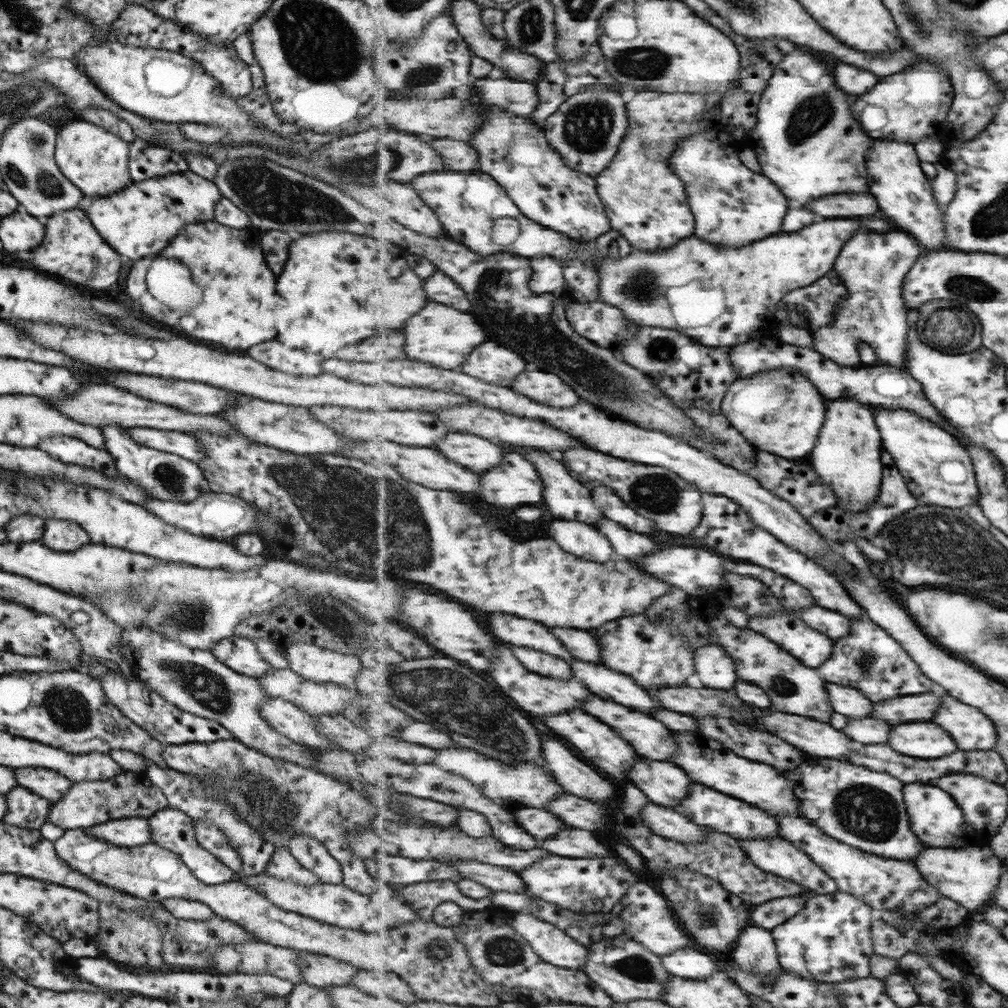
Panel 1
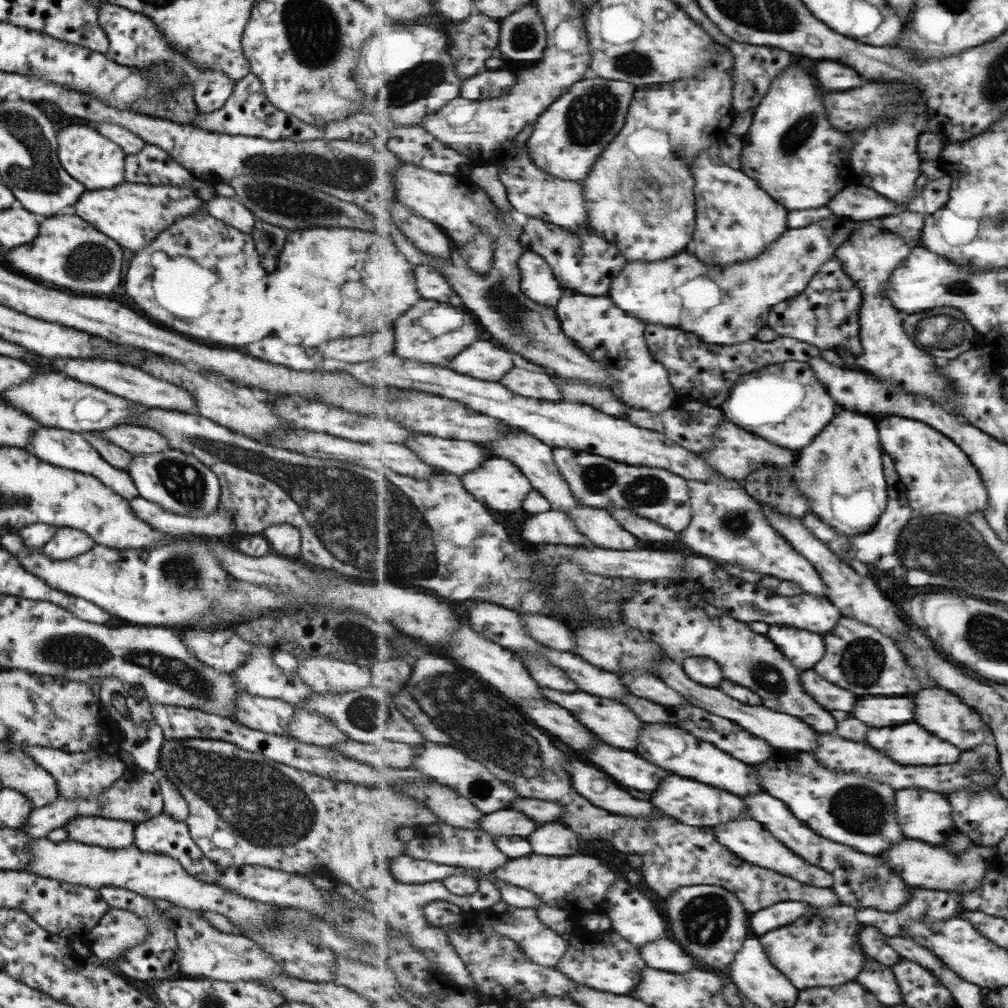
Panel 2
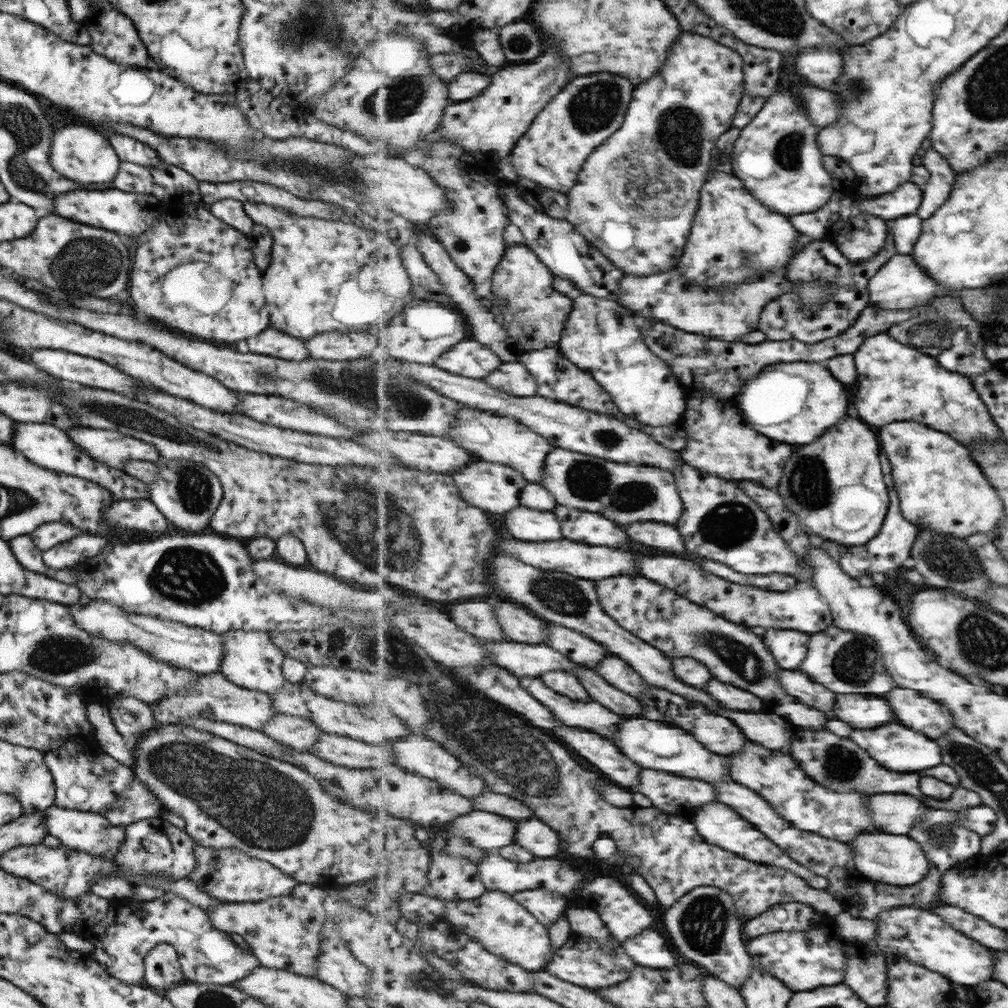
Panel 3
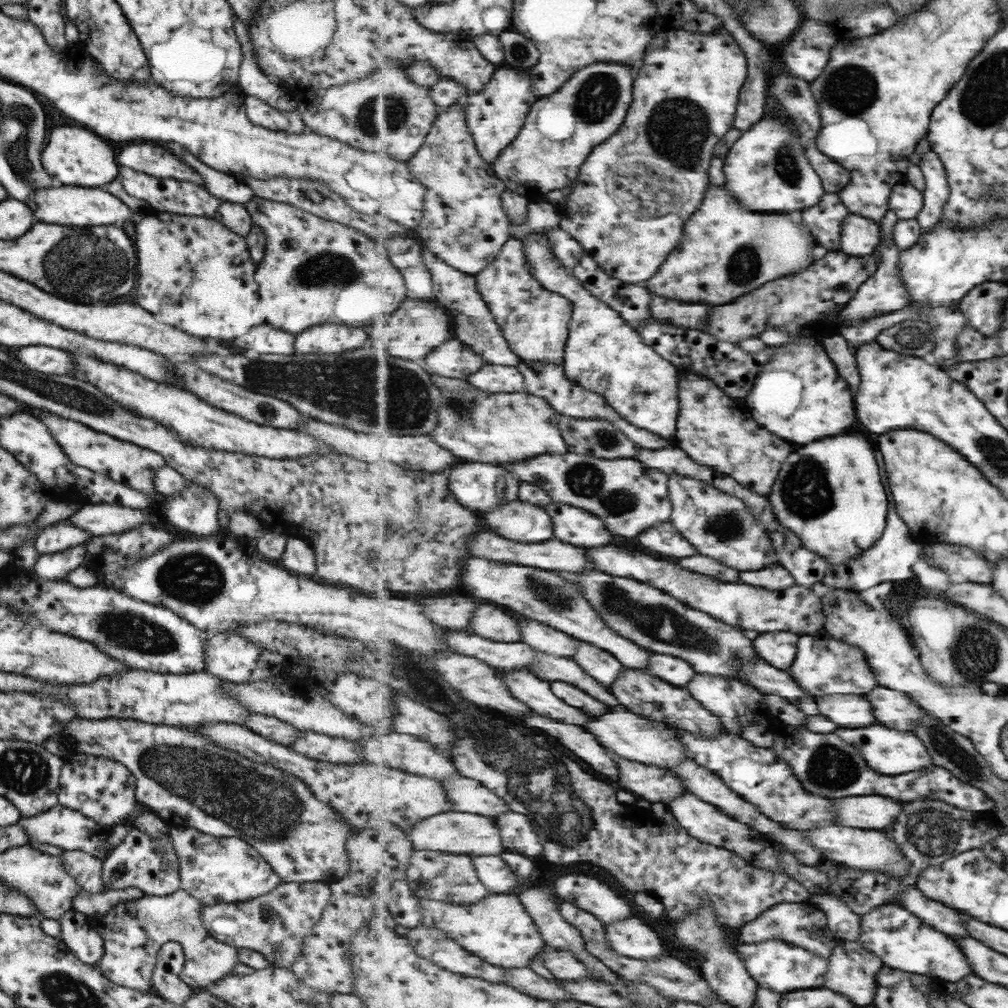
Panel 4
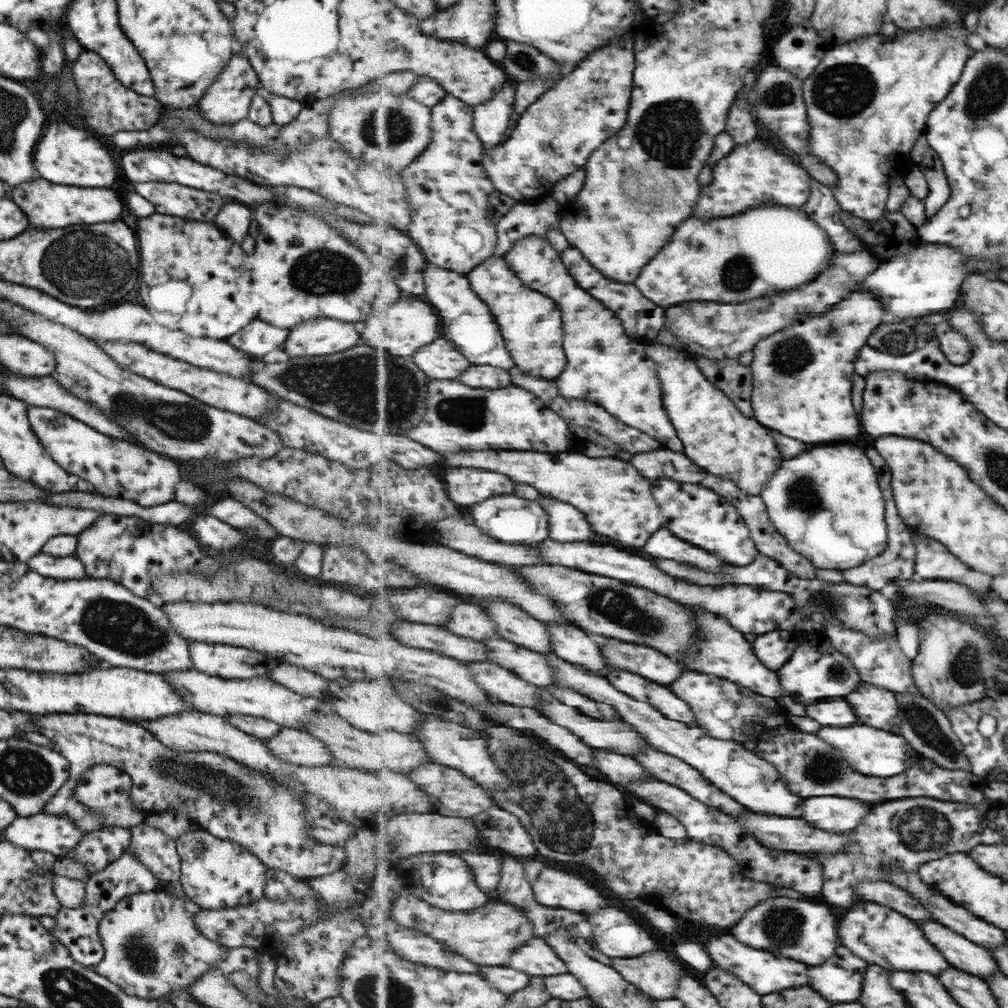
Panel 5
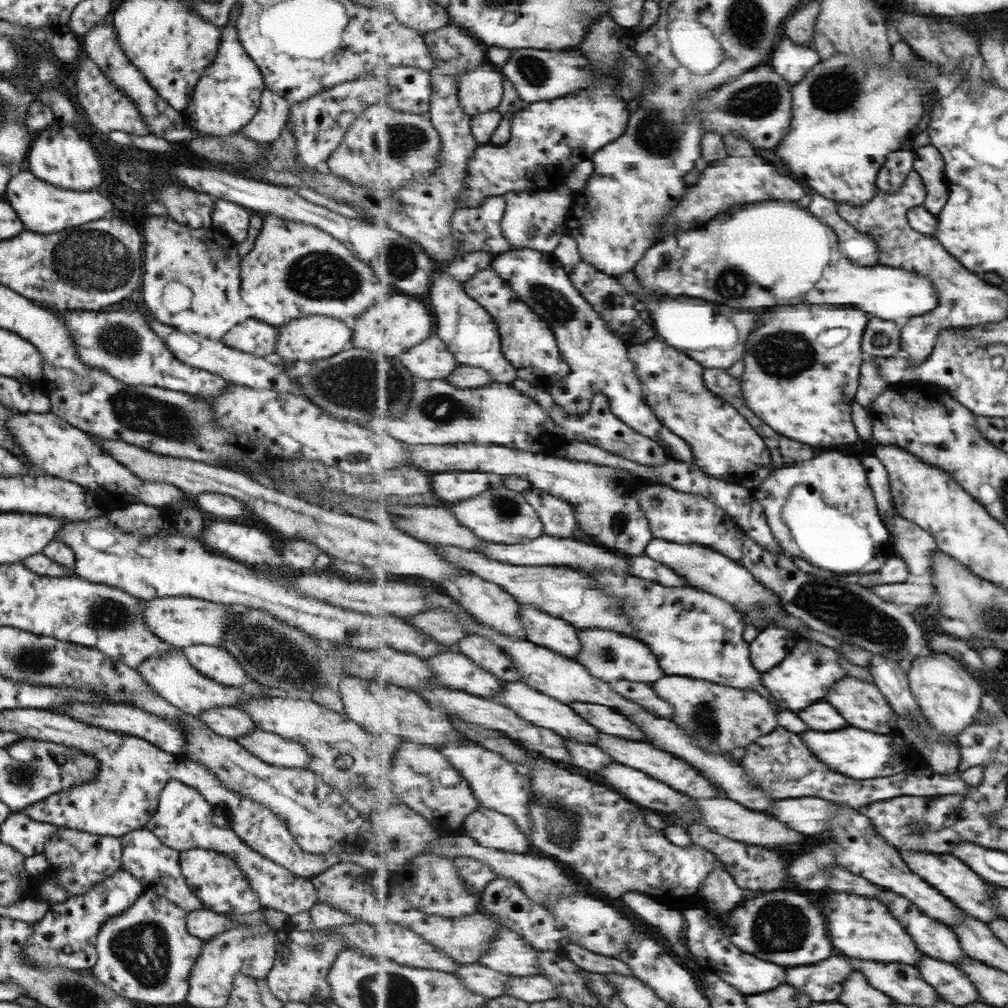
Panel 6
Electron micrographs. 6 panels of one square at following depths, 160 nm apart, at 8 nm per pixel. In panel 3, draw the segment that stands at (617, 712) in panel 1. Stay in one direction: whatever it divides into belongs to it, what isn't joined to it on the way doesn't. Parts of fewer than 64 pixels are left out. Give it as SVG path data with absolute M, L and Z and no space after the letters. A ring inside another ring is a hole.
M520 677L520 685L537 700L553 710L553 714L567 726L587 728L591 732L613 738L623 716L617 716L599 702L577 702L551 690L540 677Z

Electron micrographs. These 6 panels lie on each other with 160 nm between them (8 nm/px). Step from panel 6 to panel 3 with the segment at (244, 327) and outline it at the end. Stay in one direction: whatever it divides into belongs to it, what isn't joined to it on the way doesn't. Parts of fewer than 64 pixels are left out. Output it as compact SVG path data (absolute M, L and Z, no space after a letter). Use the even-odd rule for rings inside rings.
M271 328L259 332L257 336L249 337L249 340L245 340L245 346L247 348L242 348L244 351L283 360L300 361L308 356L305 347L297 338L291 338Z

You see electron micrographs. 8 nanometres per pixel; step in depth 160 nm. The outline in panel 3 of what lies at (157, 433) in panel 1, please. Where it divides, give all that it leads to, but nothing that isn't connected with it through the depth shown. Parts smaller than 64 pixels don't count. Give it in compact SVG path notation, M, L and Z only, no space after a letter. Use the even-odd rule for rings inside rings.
M86 427L67 428L64 432L71 438L71 442L73 442L75 447L79 447L85 455L93 460L104 462L109 468L120 470L124 467L126 460L144 460L152 463L159 461L159 453L157 453L157 449L153 445L149 445L133 437L127 437L121 433Z

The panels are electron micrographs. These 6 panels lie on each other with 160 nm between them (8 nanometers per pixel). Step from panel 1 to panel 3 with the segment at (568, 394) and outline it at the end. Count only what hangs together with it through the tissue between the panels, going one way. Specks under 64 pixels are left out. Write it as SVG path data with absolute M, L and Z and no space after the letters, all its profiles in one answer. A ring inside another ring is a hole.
M515 362L515 364L503 364L497 372L493 372L491 376L487 376L485 380L489 380L489 384L493 384L495 388L515 394L515 396L533 396L537 395L537 381L529 370L525 368L525 364Z

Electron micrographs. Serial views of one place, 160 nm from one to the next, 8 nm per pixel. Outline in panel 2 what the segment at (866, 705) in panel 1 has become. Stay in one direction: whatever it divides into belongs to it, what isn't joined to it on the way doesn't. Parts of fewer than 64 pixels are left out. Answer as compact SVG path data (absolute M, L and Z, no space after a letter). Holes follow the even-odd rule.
M807 670L803 672L803 684L805 690L819 702L823 704L823 708L829 710L843 710L843 712L851 712L857 704L857 696L837 684L827 682L825 678L821 678L815 670Z

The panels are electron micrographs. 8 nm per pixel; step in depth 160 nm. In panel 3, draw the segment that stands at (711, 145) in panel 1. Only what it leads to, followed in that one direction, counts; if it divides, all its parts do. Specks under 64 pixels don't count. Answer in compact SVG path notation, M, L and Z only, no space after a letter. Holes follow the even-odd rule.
M710 171L701 194L700 210L692 226L693 236L689 237L677 266L689 282L705 288L732 288L743 284L743 280L758 275L761 278L761 274L786 268L791 263L799 238L793 222L757 200L737 175Z

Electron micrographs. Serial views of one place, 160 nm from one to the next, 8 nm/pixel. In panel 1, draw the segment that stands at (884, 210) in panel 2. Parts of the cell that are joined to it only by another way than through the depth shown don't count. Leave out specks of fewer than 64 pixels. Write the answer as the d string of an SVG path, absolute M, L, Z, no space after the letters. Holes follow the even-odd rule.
M860 192L857 194L837 194L837 196L827 196L811 204L811 210L833 218L853 218L853 216L869 216L879 212L879 203L873 193Z

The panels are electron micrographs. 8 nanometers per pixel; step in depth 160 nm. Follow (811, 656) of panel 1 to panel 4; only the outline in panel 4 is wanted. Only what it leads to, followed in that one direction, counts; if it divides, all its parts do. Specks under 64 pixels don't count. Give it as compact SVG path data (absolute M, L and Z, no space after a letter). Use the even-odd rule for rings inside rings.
M771 632L761 634L753 644L757 644L757 652L763 660L779 670L789 670L797 658L797 642L799 636L793 632Z

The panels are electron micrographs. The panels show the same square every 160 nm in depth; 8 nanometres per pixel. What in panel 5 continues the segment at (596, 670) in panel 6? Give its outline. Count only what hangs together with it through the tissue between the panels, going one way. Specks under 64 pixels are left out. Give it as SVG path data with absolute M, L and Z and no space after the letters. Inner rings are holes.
M609 637L605 638L602 655L613 668L641 674L657 684L671 684L688 670L659 649Z

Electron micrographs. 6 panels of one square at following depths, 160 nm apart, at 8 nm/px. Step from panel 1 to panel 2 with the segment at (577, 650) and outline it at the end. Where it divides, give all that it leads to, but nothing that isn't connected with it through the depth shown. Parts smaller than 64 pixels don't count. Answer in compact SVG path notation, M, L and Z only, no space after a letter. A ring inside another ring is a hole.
M521 613L521 616L523 616L526 631L537 642L541 642L549 648L557 648L563 652L576 654L575 635L563 624L563 620L555 620L549 616L537 616L537 614L531 613Z

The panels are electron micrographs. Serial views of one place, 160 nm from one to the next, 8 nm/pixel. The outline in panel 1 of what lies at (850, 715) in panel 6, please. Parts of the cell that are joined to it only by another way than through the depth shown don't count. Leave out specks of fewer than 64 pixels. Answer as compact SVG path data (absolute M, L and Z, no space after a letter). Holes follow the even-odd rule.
M945 694L943 696L943 708L939 708L937 716L933 718L933 722L941 724L959 744L961 750L991 750L995 748L995 745L998 743L998 734L997 727L986 714L983 714L979 708L975 706L969 706L969 704L963 704L961 700Z

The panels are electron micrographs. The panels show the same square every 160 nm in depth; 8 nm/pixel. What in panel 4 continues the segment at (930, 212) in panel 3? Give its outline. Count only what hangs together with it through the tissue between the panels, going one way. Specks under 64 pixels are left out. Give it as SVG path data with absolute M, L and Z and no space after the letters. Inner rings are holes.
M932 150L923 155L923 160L918 164L924 175L926 176L926 189L924 190L924 207L923 211L917 217L920 222L922 232L930 232L934 226L944 217L945 205L950 199L952 189L950 184L947 184L947 171L945 170L944 162L941 162L941 157Z

